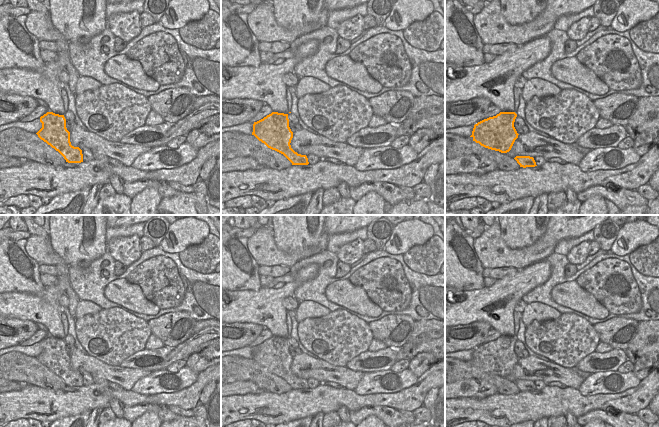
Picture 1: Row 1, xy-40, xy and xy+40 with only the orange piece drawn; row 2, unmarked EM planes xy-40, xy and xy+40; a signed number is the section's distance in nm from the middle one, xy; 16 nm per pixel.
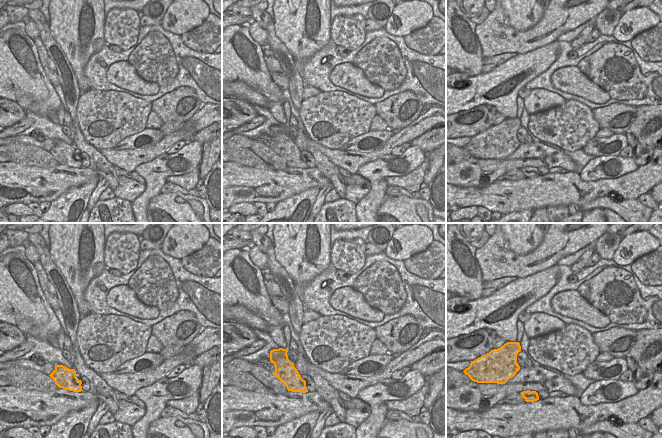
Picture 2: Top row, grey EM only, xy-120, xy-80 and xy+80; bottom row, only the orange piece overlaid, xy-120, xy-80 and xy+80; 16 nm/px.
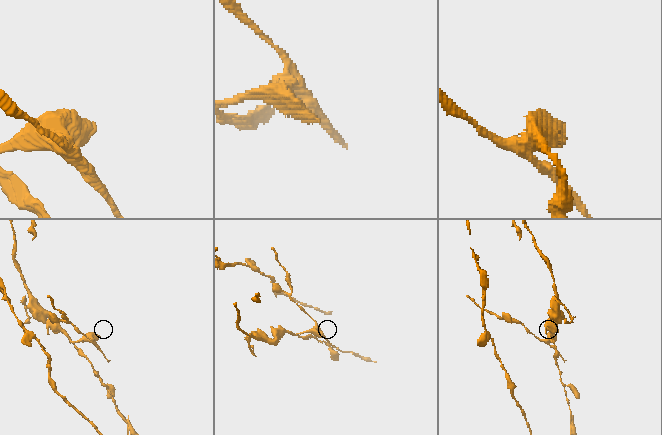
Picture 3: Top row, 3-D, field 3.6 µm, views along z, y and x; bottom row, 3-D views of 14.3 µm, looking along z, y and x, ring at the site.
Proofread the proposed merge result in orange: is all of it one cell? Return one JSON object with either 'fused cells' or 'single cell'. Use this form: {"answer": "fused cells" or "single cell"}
{"answer": "fused cells"}

